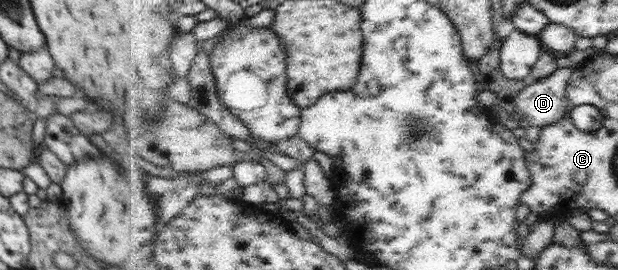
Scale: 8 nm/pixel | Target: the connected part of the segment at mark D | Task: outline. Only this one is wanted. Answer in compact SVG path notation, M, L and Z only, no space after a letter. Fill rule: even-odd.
M560 67L550 78L522 89L515 100L518 116L542 128L561 124L570 106L570 71L570 67Z

